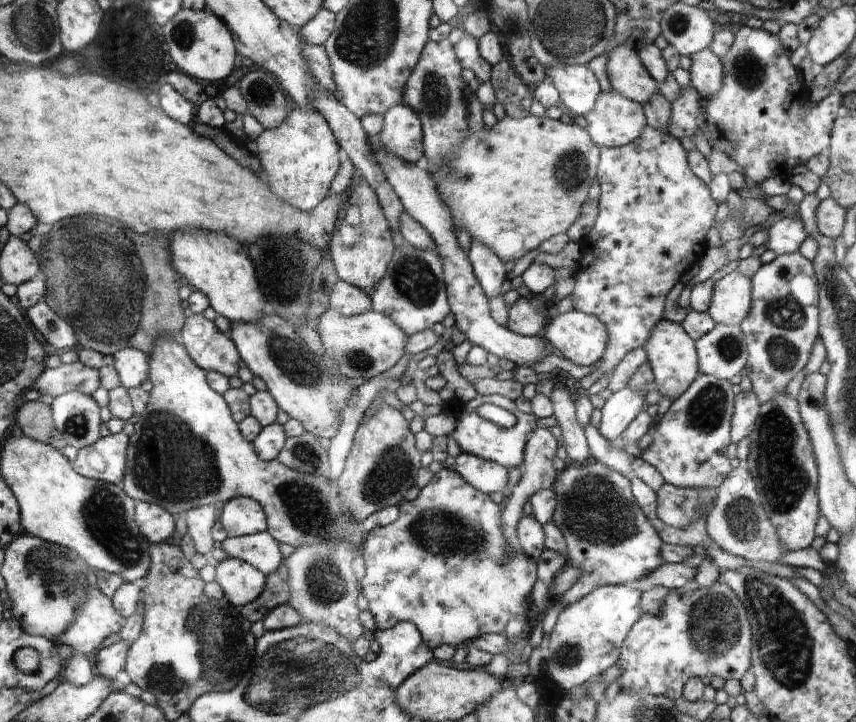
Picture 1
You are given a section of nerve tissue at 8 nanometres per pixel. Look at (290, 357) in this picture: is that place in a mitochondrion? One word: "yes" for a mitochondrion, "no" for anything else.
yes

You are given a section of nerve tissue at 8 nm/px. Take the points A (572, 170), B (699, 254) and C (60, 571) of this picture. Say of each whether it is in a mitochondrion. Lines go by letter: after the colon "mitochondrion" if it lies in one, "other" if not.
A: mitochondrion
B: other
C: mitochondrion

